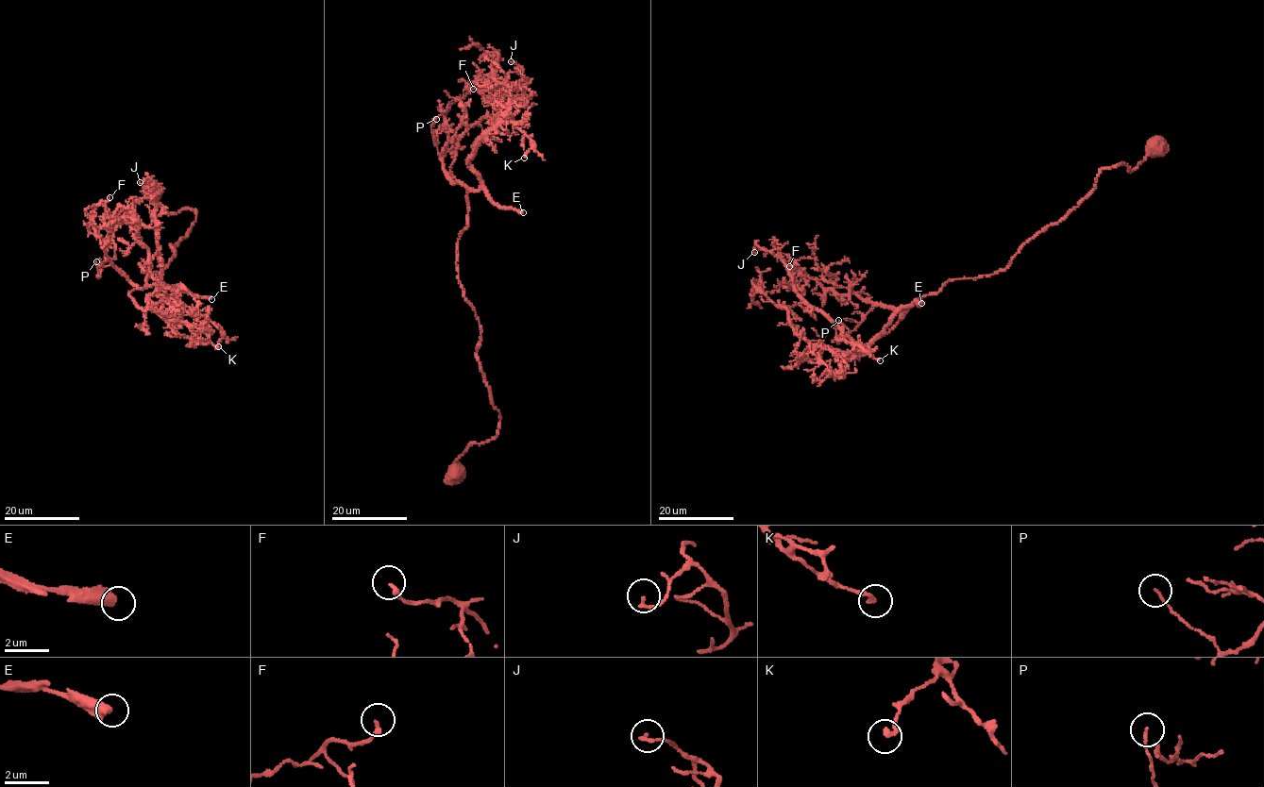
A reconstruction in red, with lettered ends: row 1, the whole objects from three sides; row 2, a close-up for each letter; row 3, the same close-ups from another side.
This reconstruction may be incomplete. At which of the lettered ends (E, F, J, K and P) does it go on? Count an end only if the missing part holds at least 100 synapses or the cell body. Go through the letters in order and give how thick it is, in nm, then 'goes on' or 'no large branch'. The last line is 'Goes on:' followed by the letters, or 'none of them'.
E: calibre 550 nm; goes on
F: calibre 200 nm; no large branch
J: calibre 160 nm; no large branch
K: calibre 240 nm; no large branch
P: calibre 90 nm; no large branch
Goes on: E

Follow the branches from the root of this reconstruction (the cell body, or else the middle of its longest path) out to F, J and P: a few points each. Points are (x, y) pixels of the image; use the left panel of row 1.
F: (154, 192), (195, 221), (165, 268), (139, 263), (150, 276), (142, 288), (107, 259), (92, 226), (109, 197)
J: (154, 192), (169, 213), (196, 214), (165, 268), (139, 263), (160, 285), (159, 312), (157, 192), (140, 182)
P: (154, 192), (169, 213), (195, 211), (168, 265), (139, 263), (140, 288), (108, 259), (97, 276), (96, 261)

